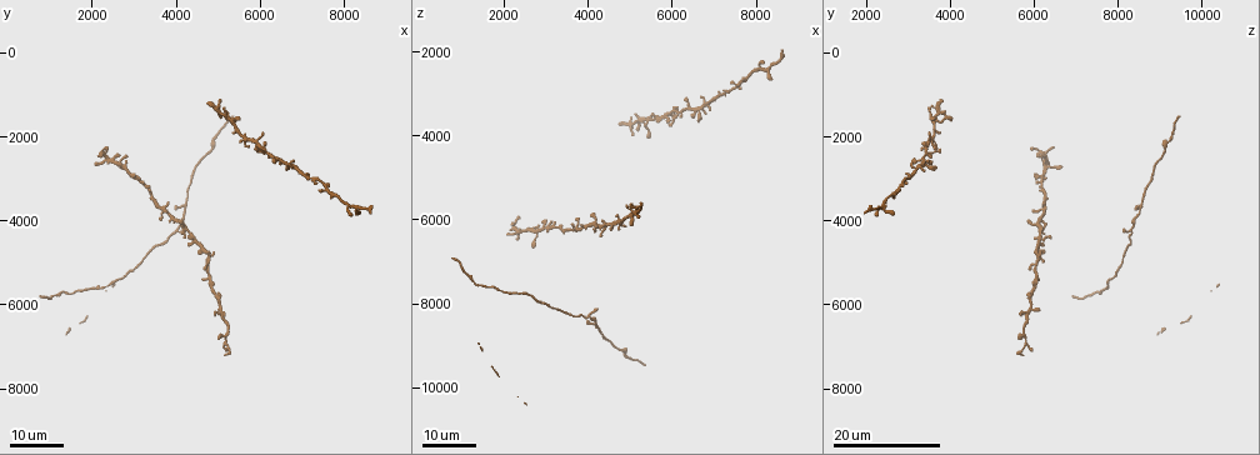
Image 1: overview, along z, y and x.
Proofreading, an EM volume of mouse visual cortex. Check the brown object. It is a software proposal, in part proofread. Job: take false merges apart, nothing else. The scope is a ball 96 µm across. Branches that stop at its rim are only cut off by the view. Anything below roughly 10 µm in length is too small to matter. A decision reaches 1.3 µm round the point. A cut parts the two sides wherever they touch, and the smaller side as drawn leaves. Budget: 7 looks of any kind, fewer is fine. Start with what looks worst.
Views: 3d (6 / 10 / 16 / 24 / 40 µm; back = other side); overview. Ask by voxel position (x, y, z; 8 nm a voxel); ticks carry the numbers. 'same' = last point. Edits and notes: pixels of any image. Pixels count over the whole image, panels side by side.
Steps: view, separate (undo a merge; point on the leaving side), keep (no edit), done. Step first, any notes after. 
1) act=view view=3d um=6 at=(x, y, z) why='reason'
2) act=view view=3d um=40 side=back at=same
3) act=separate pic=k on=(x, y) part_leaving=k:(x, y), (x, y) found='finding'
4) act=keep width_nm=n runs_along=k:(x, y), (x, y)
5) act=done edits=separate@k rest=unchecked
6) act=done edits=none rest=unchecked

act=view view=3d um=16 at=(4000, 4300, 8300) why='three arms meet'

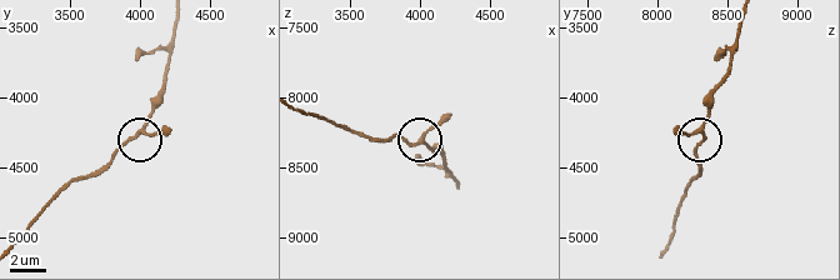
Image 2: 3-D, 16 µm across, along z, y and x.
act=view view=3d um=10 at=(4020, 4240, 8300)

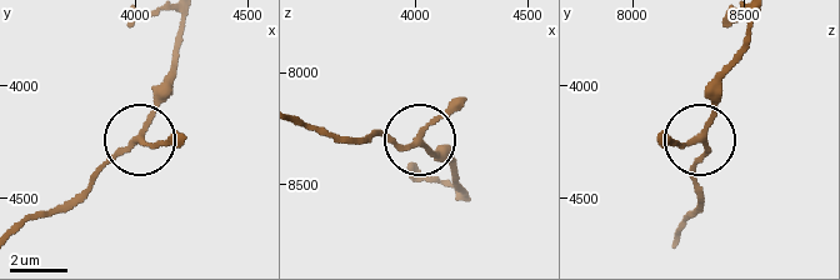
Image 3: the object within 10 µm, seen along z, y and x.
act=keep arms=3 found='continuous, no second cell'

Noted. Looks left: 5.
act=view view=3d um=24 at=(4450, 4450, 6150) why='looks like a crossing'

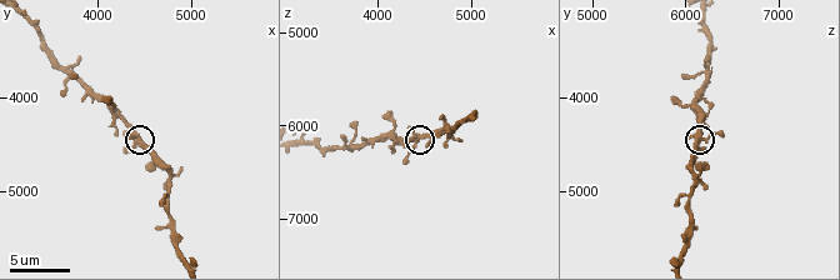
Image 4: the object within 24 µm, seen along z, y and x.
act=view view=3d um=6 at=(4450, 4450, 6200)

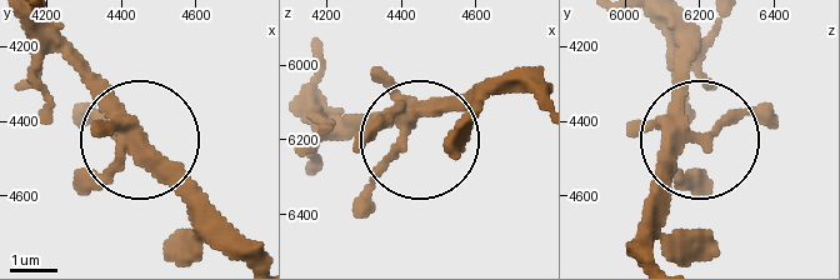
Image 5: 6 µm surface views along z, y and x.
act=keep side_arm_um=27 found='one cell here'

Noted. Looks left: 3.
act=view view=3d um=16 at=(5000, 6100, 5950) why='four arms meet'

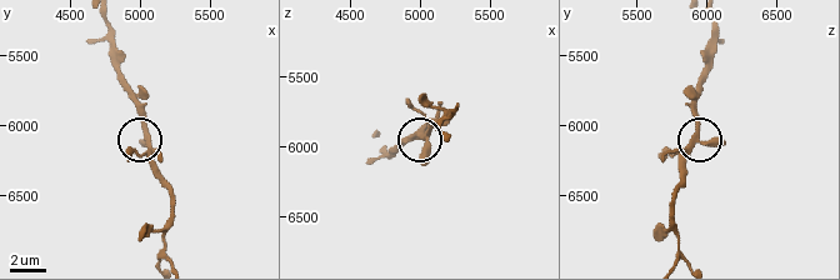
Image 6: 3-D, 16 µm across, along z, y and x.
act=view view=3d um=10 at=(5080, 6120, 5920)

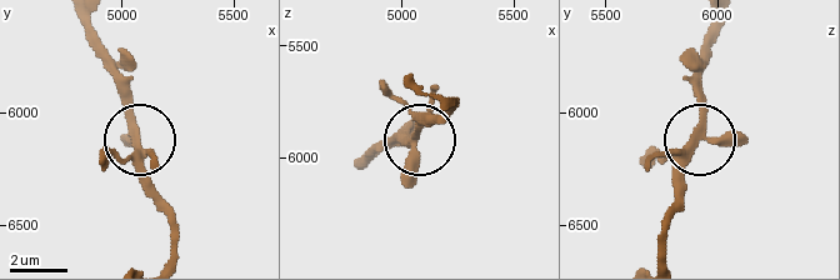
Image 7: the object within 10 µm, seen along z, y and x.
act=keep width_nm=280 runs_along=7:(719, 25), (703, 69), (703, 126), (676, 203) found='all the same cell'

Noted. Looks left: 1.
act=done edits=none rest=unchecked

